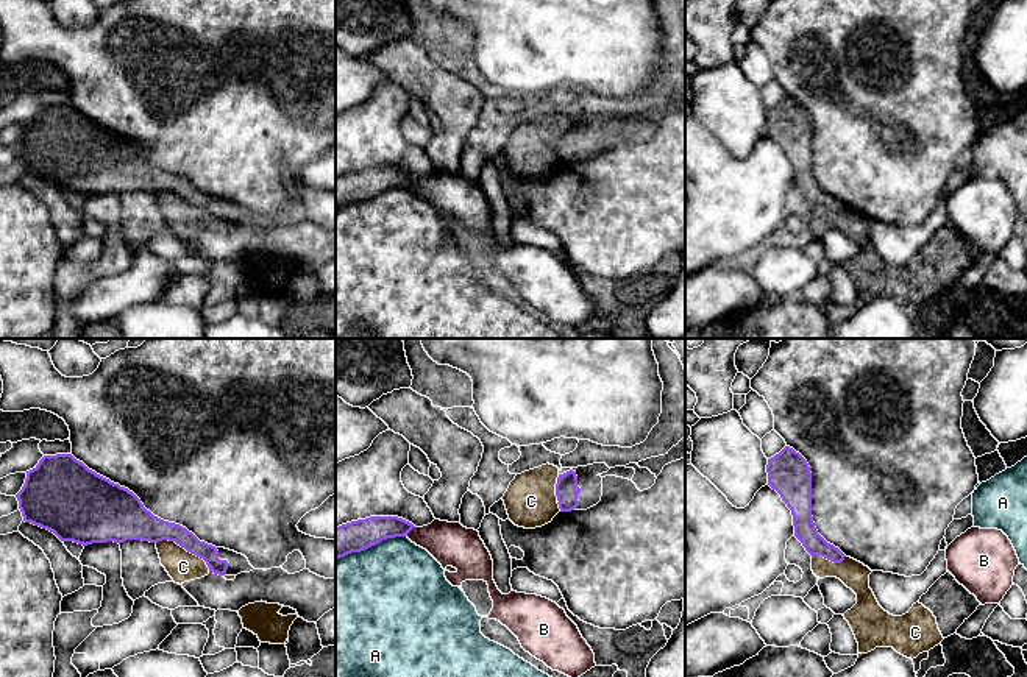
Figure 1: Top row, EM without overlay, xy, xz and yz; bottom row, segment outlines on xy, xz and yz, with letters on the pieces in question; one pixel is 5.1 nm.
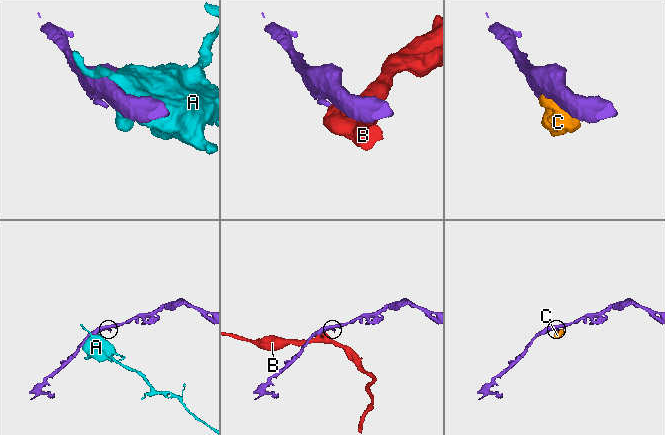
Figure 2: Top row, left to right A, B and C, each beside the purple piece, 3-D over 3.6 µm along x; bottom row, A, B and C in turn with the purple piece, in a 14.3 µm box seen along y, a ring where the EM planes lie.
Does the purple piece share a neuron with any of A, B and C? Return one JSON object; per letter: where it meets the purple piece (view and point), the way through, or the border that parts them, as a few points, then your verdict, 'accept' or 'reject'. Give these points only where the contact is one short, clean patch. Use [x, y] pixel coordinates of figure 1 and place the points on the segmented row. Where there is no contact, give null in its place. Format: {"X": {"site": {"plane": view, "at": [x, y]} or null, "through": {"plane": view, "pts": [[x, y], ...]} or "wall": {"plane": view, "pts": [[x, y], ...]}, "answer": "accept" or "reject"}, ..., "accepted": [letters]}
{"A": {"site": {"plane": "xz", "at": [370, 546]}, "answer": "reject"}, "B": {"site": {"plane": "xz", "at": [409, 531]}, "wall": {"plane": "xz", "pts": [[414, 526], [405, 535]]}, "answer": "reject"}, "C": {"site": {"plane": "xy", "at": [186, 549]}, "wall": {"plane": "xy", "pts": [[156, 542], [178, 543], [199, 556], [209, 571]]}, "answer": "reject"}, "accepted": []}

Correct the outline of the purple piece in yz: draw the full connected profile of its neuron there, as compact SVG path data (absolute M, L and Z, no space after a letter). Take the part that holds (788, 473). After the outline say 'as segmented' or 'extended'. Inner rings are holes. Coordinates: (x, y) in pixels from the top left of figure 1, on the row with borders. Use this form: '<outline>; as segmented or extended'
M785 446L768 459L768 485L776 490L793 515L794 537L805 551L841 563L844 554L827 543L816 530L812 516L812 473L807 460L793 448Z; as segmented

